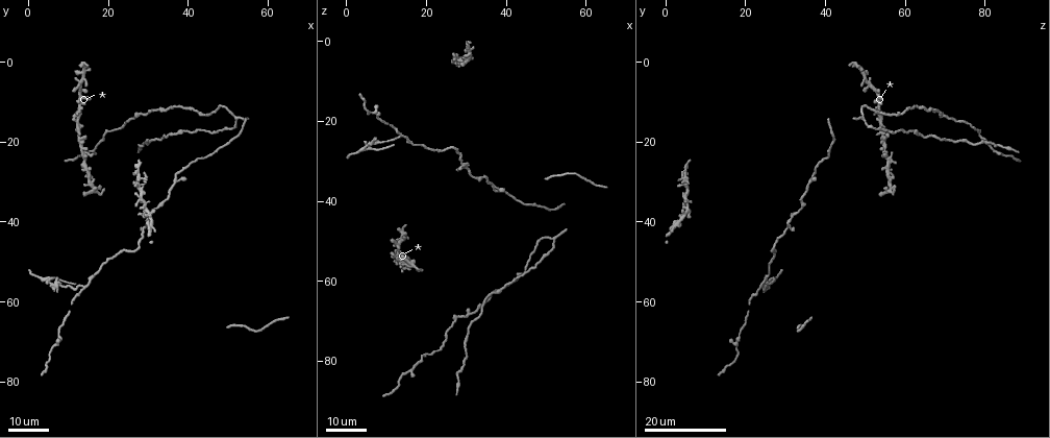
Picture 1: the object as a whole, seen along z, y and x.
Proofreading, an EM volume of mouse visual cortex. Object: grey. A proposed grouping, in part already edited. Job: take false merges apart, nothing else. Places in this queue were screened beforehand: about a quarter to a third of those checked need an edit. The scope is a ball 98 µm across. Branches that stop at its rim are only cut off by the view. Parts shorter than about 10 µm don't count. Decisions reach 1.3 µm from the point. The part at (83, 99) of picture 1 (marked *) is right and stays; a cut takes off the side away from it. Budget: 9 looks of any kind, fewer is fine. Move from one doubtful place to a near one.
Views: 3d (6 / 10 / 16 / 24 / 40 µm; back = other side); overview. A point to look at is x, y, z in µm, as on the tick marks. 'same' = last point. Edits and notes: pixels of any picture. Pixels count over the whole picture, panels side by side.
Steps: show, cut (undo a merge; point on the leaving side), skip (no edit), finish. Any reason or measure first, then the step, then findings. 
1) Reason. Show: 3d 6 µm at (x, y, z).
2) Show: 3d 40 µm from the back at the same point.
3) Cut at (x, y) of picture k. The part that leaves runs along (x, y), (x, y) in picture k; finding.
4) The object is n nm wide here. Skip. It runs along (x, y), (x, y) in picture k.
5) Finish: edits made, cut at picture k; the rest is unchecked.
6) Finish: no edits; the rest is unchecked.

Show: 3d 16 µm at (27.0, 13.0, 69.5).

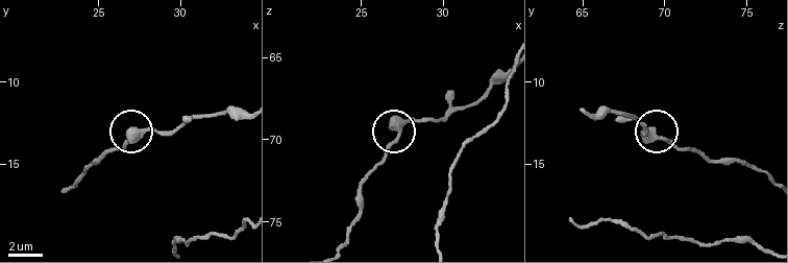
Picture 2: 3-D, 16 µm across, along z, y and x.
Zoom in. Show: 3d 6 µm at (27.4, 13.5, 69.1).

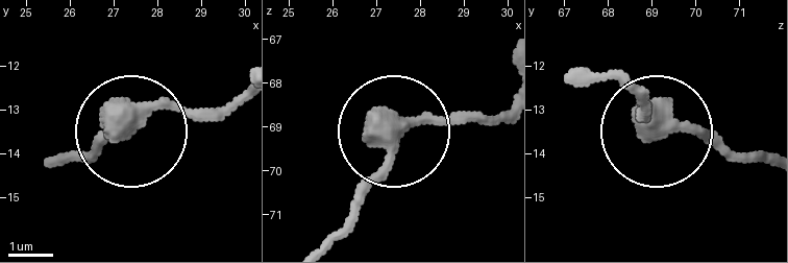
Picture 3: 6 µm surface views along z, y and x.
The side arm is 33 µm long. Skip. Continuous, no second neuron.

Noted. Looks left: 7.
Branch point. Show: 3d 16 µm at (29.5, 38.5, 31.5).

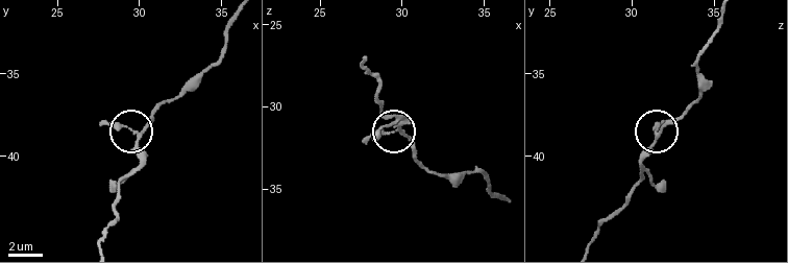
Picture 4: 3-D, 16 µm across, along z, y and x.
Closer look. Show: 3d 6 µm at (29.8, 39.1, 31.3).

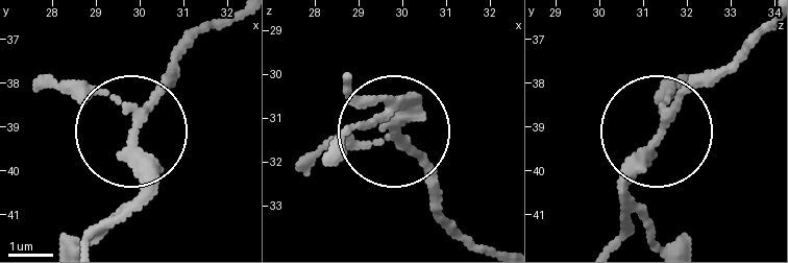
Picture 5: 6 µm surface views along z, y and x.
The side arm is 42 µm long; 3 arms meet here. Skip. Continuous, no second neuron.

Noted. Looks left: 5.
Three-way junction. Show: 3d 16 µm at (13.5, 55.5, 24.0).

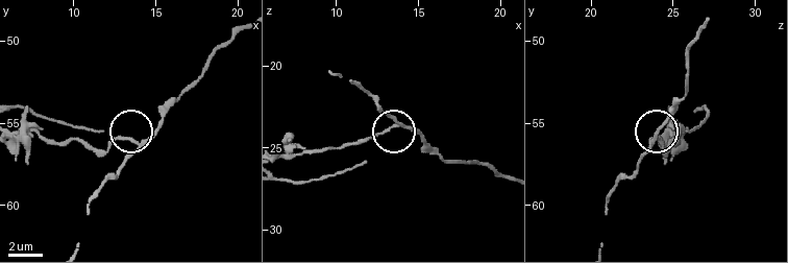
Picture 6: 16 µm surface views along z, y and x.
Show: 3d 6 µm at (13.8, 56.1, 23.7).

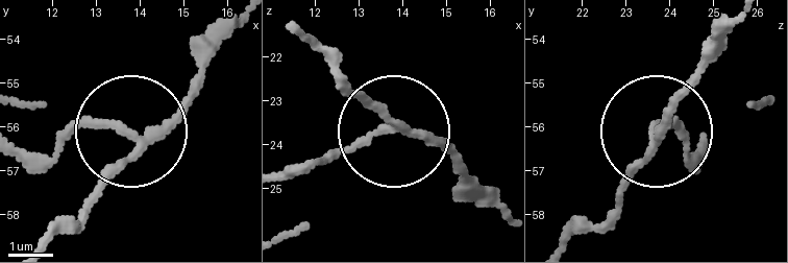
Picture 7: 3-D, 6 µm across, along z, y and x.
Other side. Show: 3d 6 µm from the back at (13.80, 56.20, 23.60).

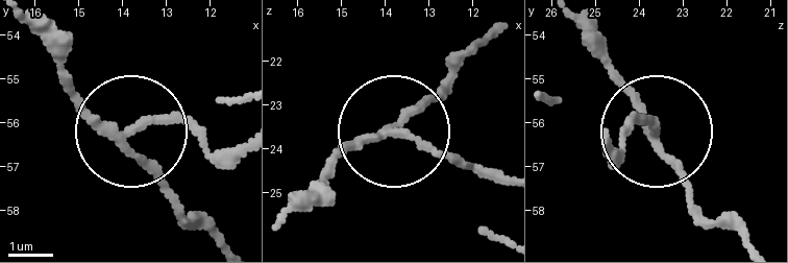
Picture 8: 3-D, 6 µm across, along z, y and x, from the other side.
3 arms meet here. Cut at (189, 122) of picture 8. The part that leaves runs along (128, 125), (180, 125), (237, 144) in picture 8; two neurons meet here.

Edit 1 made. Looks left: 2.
Two arms in line, one across. Show: 3d 16 µm at (7.0, 70.0, 18.0).

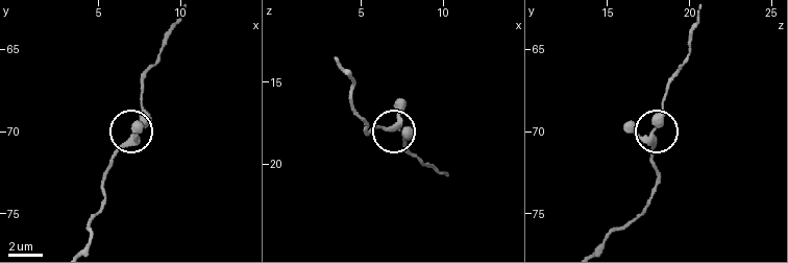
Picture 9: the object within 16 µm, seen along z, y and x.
Show: 3d 10 µm at (6.9, 70.6, 17.8).

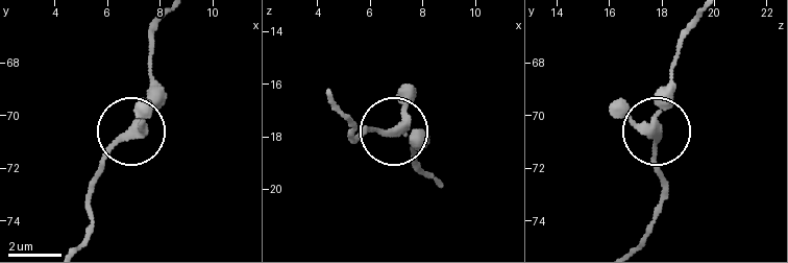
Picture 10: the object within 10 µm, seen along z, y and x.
Skip. It runs along (696, 18), (681, 45), (656, 125), (663, 184) in picture 10; one neuron here.

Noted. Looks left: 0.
Finish: edits made, cut at picture 8; the rest is unchecked.

